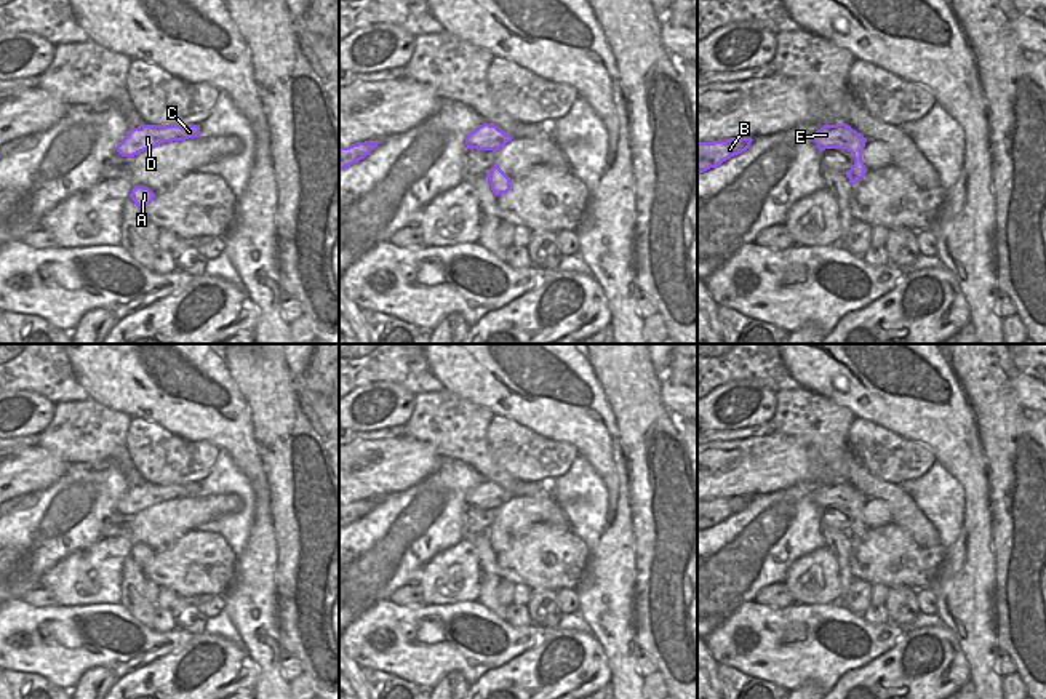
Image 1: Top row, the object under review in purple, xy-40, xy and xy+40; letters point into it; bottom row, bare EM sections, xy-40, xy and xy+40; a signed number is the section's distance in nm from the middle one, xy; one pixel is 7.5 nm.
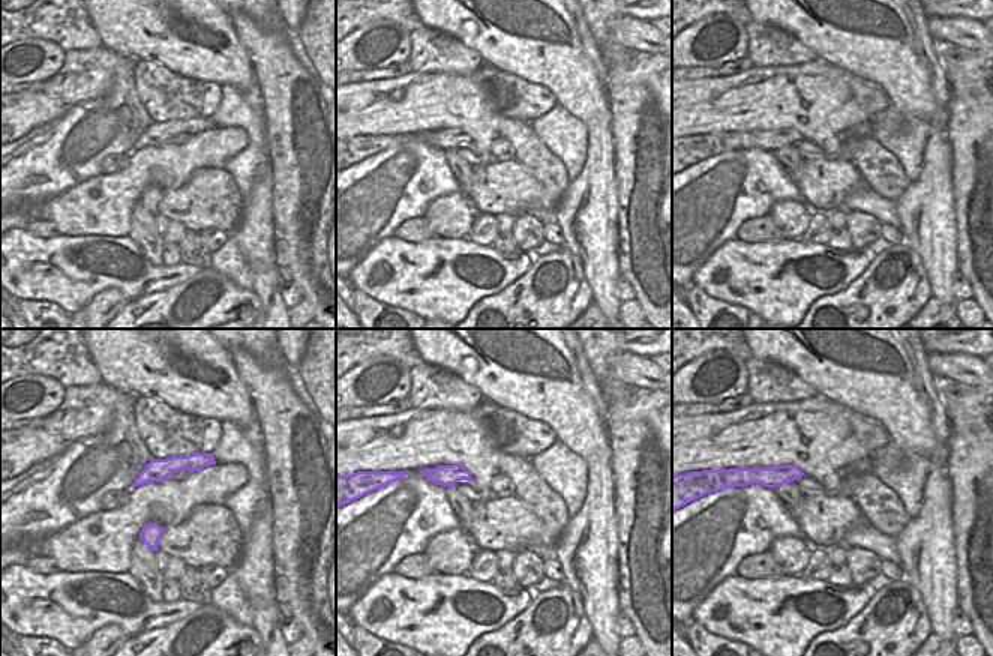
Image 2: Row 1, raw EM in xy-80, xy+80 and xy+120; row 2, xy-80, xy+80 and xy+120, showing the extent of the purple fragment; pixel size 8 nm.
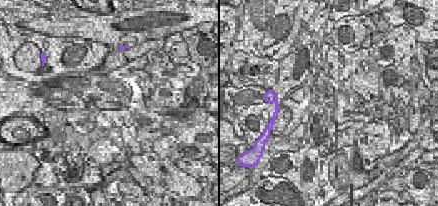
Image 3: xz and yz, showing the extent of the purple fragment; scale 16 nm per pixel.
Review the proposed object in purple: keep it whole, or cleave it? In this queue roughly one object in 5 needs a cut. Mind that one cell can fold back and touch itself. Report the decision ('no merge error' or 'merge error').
no merge error

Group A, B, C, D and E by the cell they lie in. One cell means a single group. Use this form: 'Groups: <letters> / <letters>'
Groups: A B C D E

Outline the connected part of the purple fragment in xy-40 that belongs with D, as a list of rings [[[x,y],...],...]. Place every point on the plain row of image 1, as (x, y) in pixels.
[[[144,483],[131,486],[117,504],[122,515],[134,515],[163,501],[186,499],[200,494],[200,483]]]

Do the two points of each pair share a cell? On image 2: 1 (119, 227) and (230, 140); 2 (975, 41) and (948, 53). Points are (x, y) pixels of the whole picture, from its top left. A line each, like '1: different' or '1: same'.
1: same
2: different

